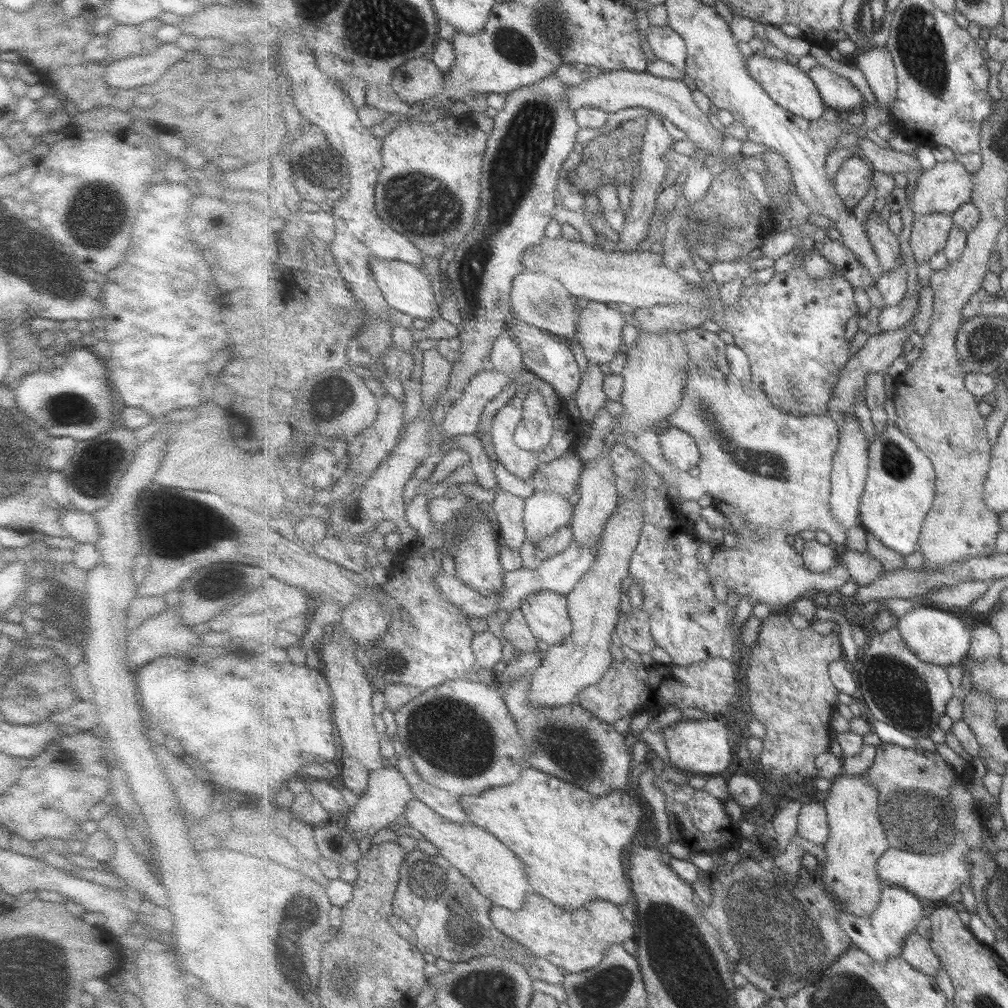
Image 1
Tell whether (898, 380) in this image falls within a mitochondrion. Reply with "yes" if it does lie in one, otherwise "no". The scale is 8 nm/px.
no

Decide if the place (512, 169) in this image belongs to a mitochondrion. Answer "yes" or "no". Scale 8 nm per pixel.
yes

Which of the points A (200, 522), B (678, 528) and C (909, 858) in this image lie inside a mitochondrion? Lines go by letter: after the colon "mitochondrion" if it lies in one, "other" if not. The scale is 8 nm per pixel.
A: mitochondrion
B: other
C: mitochondrion

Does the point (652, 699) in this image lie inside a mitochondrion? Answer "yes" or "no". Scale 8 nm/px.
no

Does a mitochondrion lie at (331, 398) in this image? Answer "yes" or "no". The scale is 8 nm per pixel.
yes

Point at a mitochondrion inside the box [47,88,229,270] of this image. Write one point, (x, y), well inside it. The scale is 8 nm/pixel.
(97, 214)

